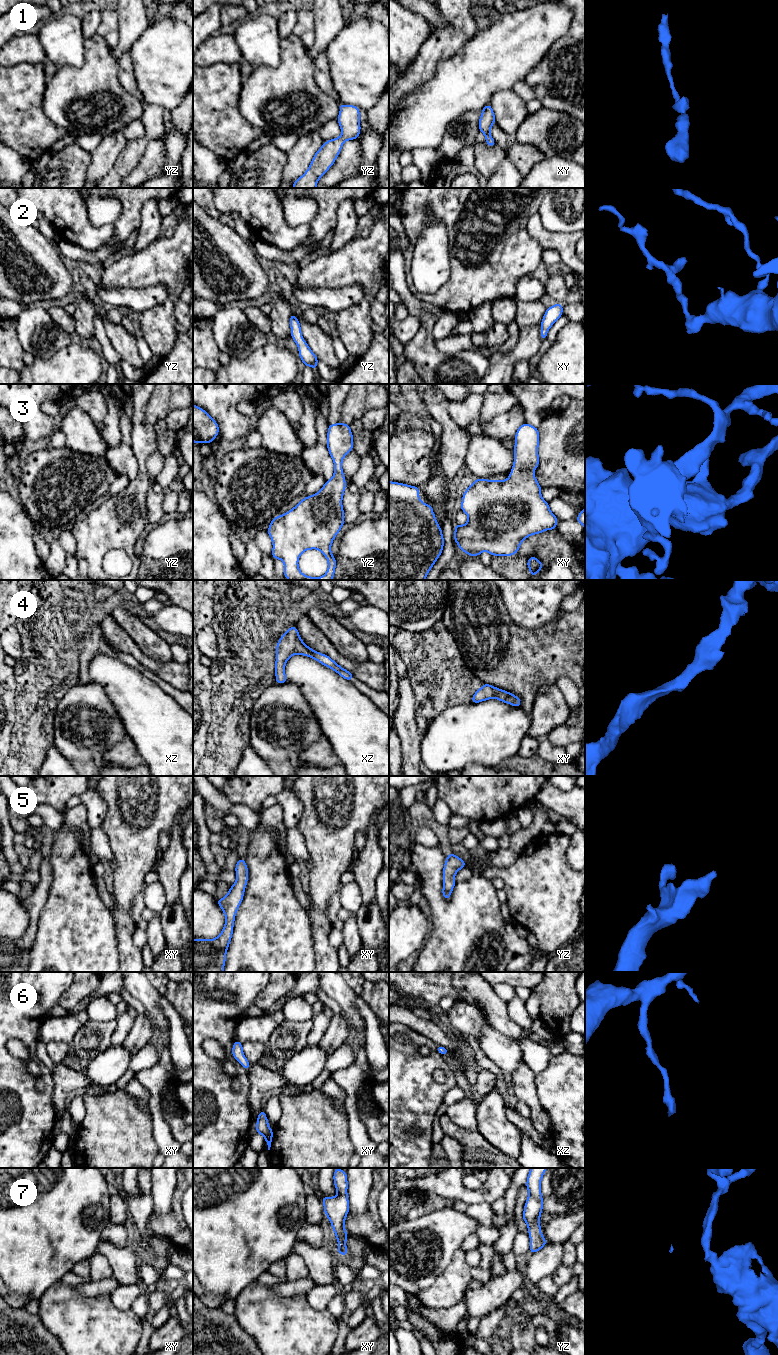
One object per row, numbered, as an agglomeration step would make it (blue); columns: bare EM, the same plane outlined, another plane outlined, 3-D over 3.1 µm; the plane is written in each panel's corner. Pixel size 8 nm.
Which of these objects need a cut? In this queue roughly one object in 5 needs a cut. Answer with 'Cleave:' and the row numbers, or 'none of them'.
Cleave: none of them

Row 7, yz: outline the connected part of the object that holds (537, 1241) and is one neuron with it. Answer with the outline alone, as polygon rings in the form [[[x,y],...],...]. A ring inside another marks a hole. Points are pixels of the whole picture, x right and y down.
[[[531,1168],[526,1187],[529,1191],[529,1196],[526,1200],[523,1220],[528,1226],[528,1234],[530,1236],[530,1253],[535,1253],[541,1250],[548,1242],[541,1234],[540,1215],[543,1209],[543,1198],[541,1195],[541,1179],[547,1168]]]

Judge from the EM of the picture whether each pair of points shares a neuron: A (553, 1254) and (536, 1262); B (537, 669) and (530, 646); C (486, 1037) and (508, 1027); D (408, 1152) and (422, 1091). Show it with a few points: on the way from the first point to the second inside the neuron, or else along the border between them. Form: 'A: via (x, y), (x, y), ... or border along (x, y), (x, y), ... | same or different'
A: via (549, 1258), (545, 1262), (540, 1262) | same
B: via (535, 663), (530, 658), (530, 652) | same
C: border along (490, 1024), (503, 1034), (517, 1041) | different
D: via (402, 1137), (402, 1111), (407, 1106) | same

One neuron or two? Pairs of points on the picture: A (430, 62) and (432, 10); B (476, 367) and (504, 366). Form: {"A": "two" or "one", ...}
{"A": "two", "B": "two"}

